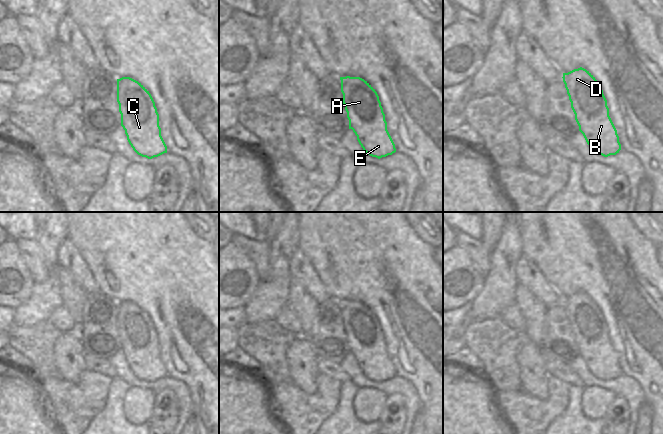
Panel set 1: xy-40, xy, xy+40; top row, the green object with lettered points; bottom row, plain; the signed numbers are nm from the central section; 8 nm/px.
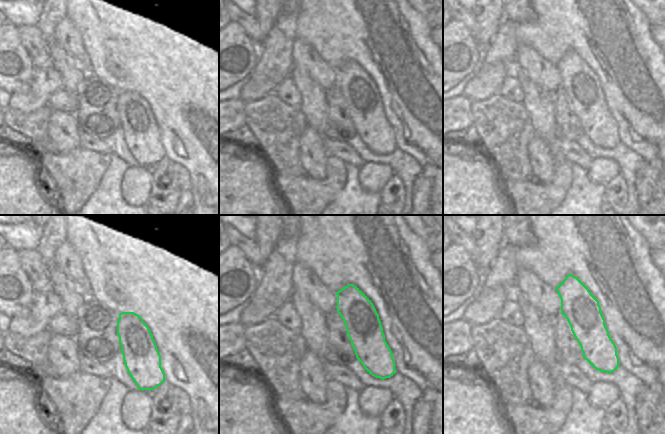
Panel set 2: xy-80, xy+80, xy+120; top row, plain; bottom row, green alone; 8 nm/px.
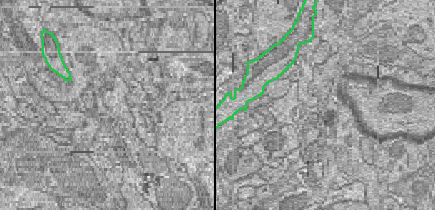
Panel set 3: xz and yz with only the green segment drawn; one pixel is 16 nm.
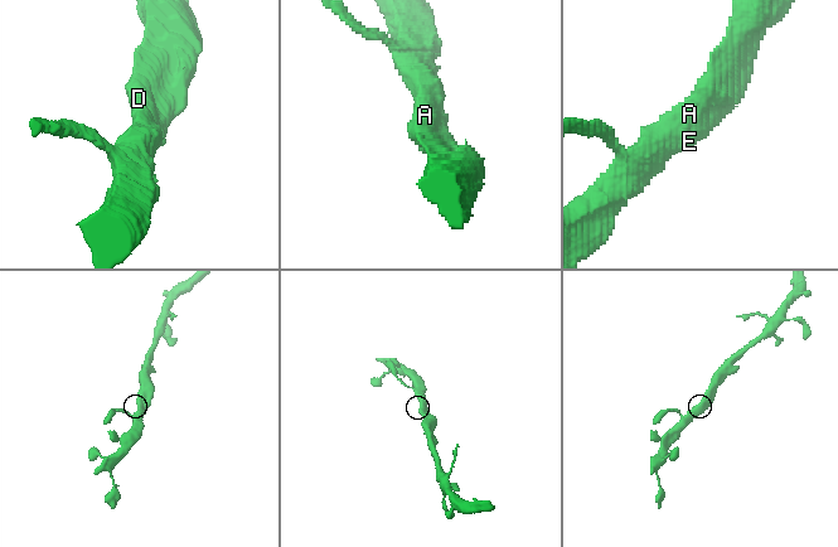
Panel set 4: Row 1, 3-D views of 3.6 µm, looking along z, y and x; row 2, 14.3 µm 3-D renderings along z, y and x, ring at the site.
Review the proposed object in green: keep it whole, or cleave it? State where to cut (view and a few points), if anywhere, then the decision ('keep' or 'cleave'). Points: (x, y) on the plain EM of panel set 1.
no cut | keep

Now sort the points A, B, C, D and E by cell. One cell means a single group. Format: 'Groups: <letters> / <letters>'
Groups: A B C D E

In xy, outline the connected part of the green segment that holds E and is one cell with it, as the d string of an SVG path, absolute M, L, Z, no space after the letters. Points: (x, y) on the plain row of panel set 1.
M340 301L343 328L349 344L349 353L352 353L363 374L370 380L378 383L396 376L395 368L387 354L385 338L375 313L360 301Z

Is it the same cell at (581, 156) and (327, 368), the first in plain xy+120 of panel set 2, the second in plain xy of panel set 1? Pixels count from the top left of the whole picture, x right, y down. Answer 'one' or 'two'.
one

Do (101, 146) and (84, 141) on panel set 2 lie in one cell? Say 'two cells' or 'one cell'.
one cell

